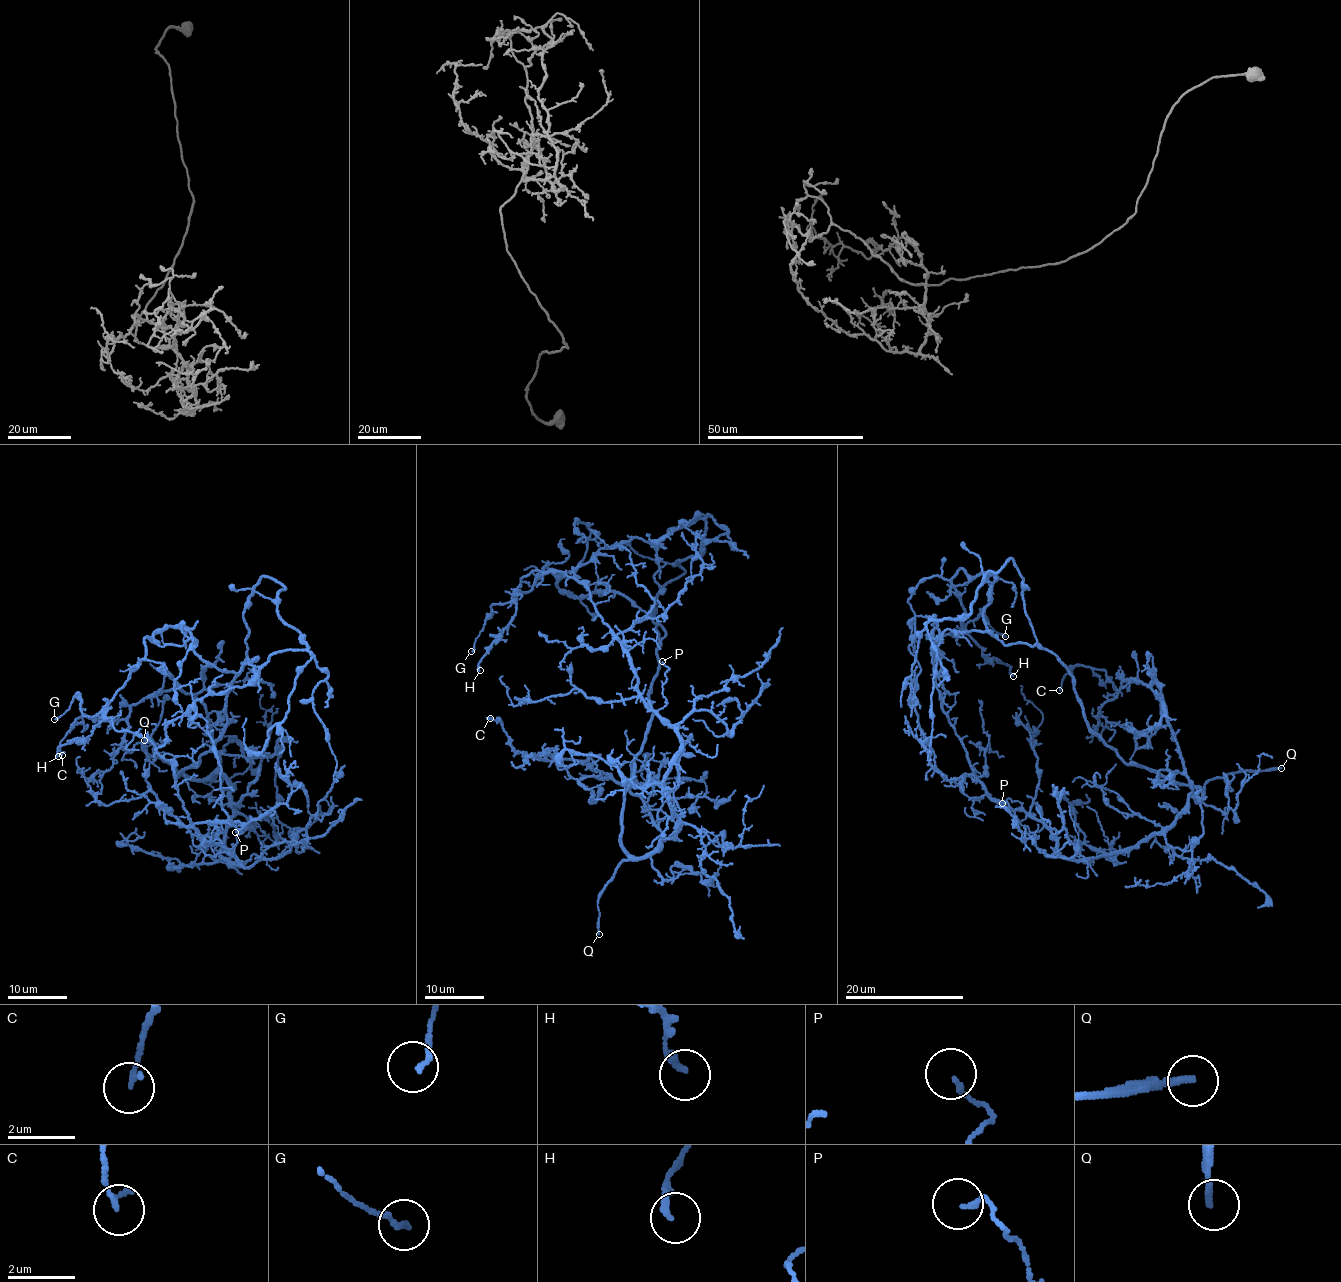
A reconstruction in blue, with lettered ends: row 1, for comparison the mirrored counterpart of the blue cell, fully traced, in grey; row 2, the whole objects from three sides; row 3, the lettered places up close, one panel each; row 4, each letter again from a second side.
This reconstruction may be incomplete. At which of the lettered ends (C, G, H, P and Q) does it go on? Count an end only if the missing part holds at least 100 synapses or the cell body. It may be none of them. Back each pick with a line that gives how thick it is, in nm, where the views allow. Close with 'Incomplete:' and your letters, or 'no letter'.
Q: 190 nm
Incomplete: Q

